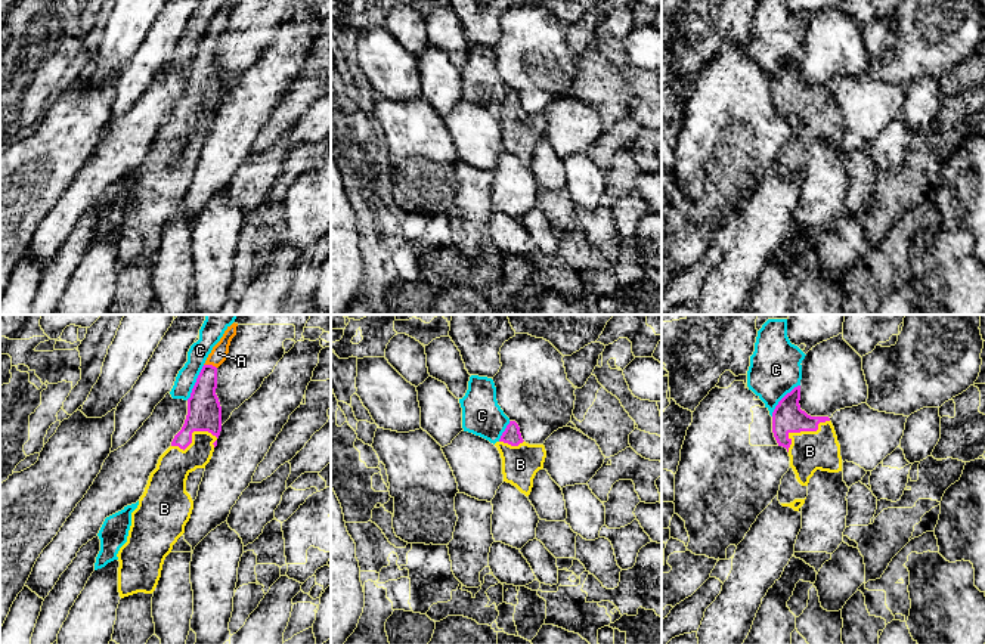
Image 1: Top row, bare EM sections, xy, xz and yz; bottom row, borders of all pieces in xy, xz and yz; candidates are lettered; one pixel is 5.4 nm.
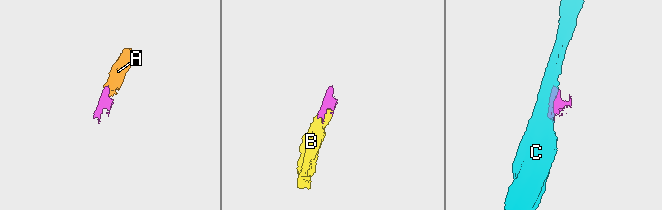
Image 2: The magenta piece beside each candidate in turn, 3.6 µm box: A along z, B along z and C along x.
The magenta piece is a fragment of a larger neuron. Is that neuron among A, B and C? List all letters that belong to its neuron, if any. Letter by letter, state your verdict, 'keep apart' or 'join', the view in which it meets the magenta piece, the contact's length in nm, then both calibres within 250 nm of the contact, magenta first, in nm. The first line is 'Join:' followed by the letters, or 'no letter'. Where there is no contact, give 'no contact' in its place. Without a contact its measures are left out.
Join: A, B
A: join; contact in xy; length 80 nm; calibres 180 and 90 nm
B: join; contact in yz; length 280 nm; calibres 170 and 220 nm
C: keep apart; contact in yz; length 240 nm; calibres 170 and 280 nm

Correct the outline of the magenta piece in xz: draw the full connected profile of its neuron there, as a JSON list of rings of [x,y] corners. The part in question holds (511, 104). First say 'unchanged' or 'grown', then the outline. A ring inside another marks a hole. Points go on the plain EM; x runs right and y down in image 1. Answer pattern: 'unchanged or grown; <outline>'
grown; [[[509,90],[495,115],[502,127],[504,151],[529,165],[536,142],[543,137],[545,115],[526,112],[515,90]]]

